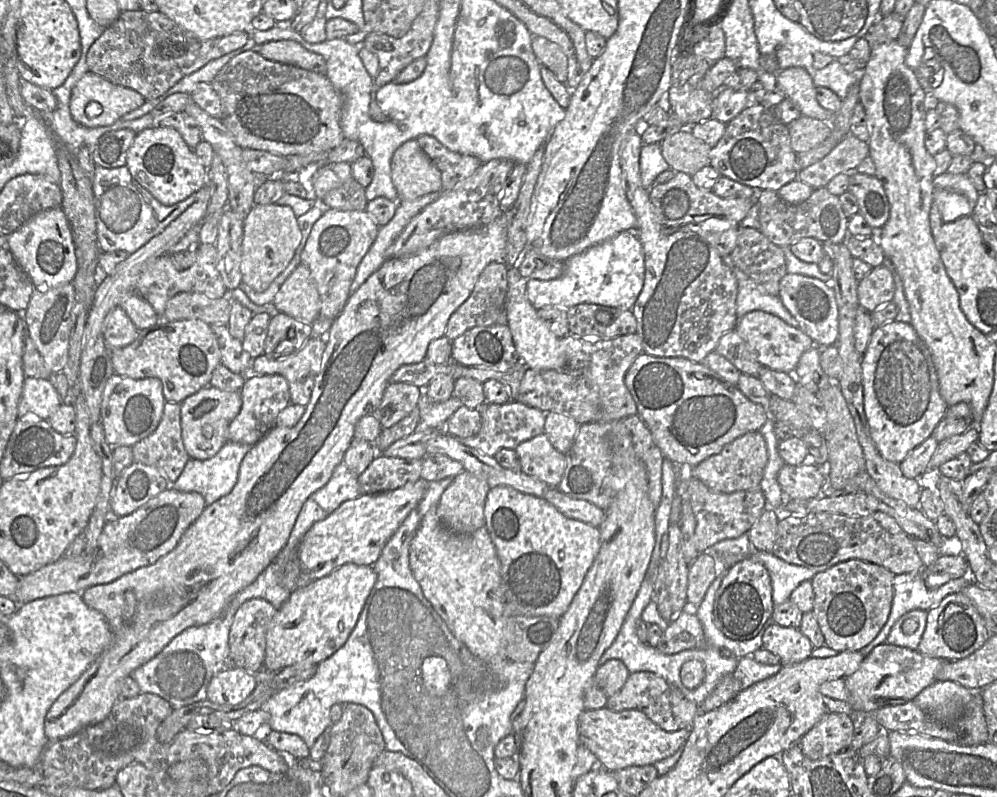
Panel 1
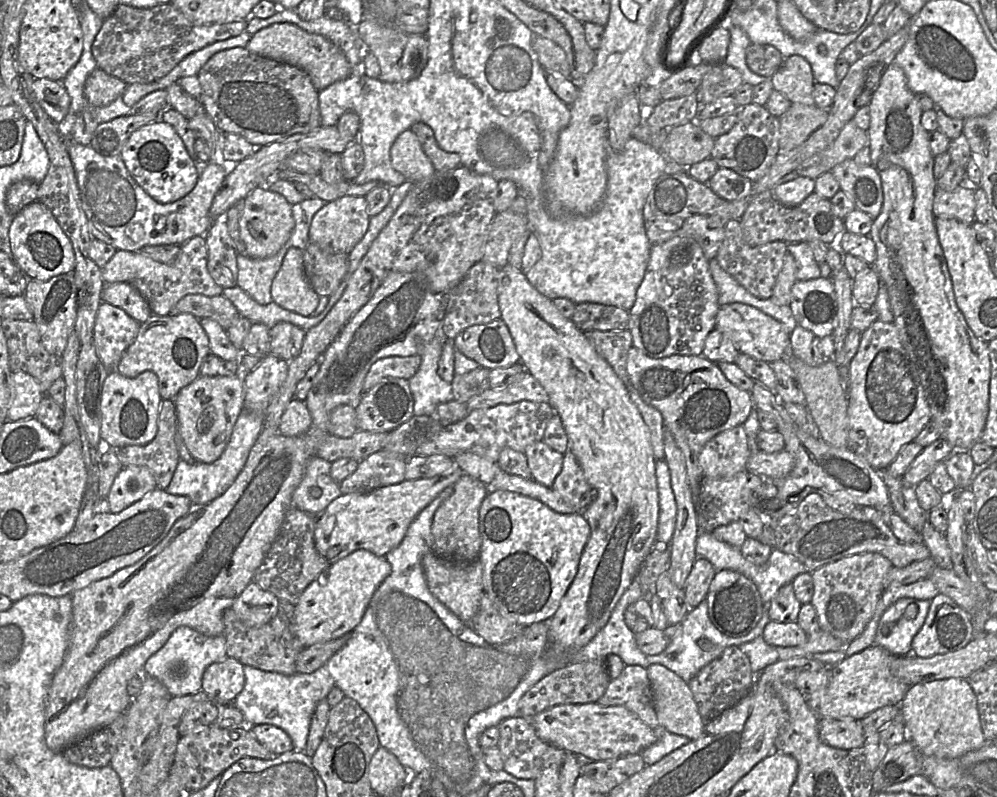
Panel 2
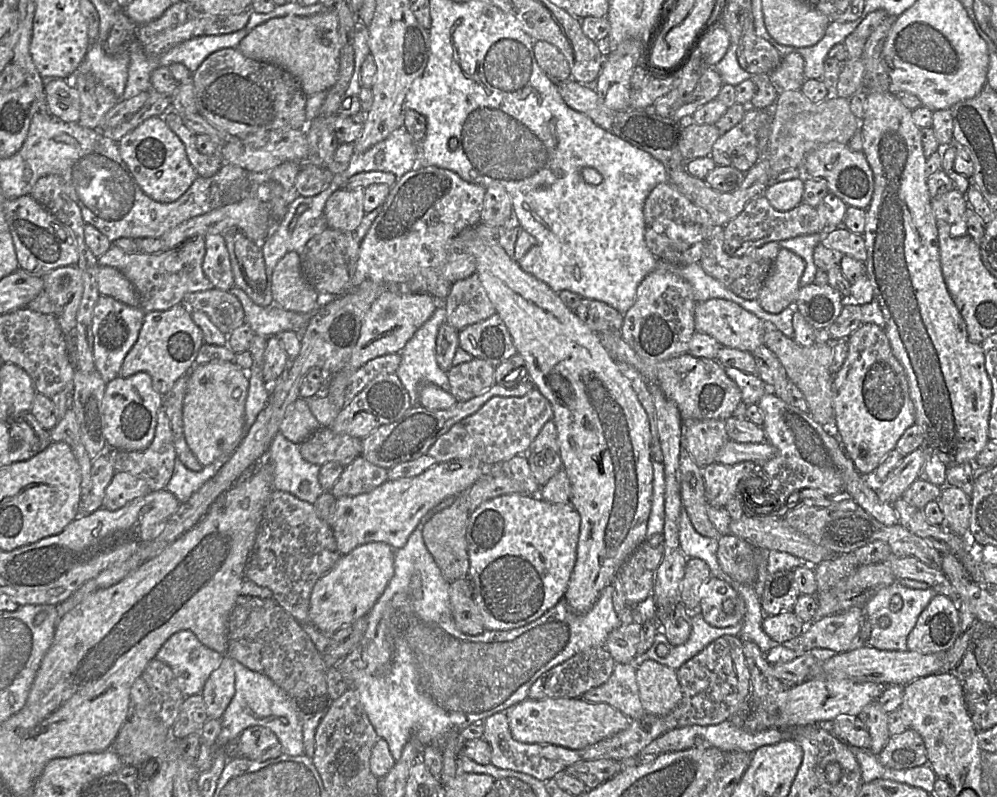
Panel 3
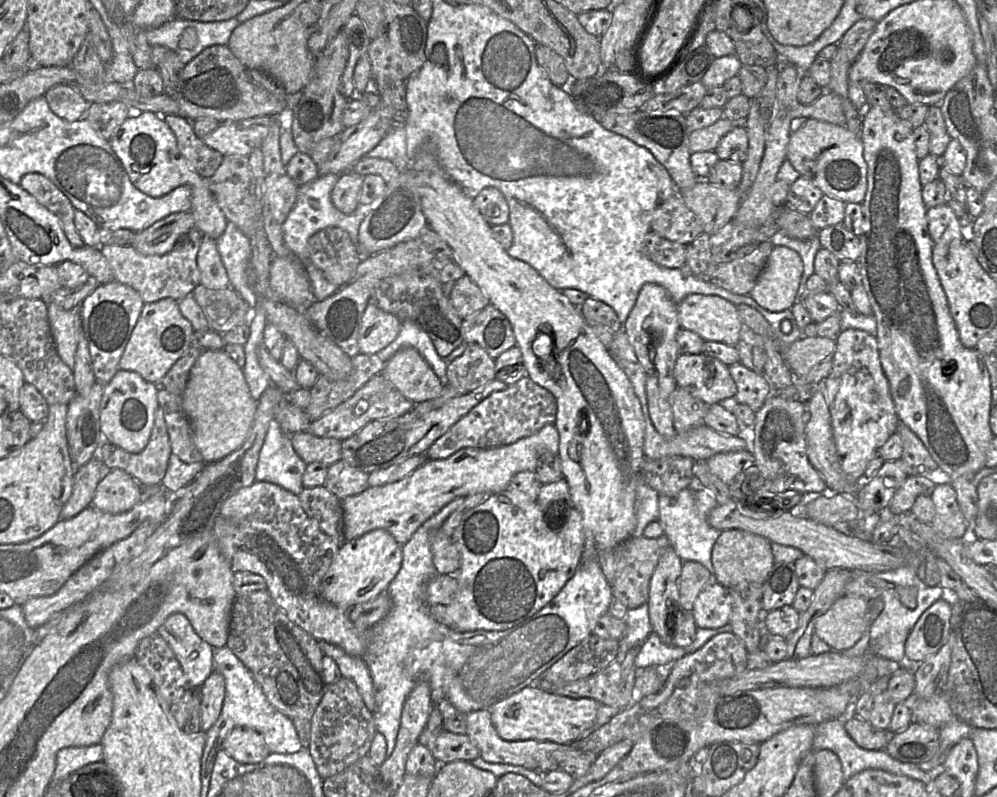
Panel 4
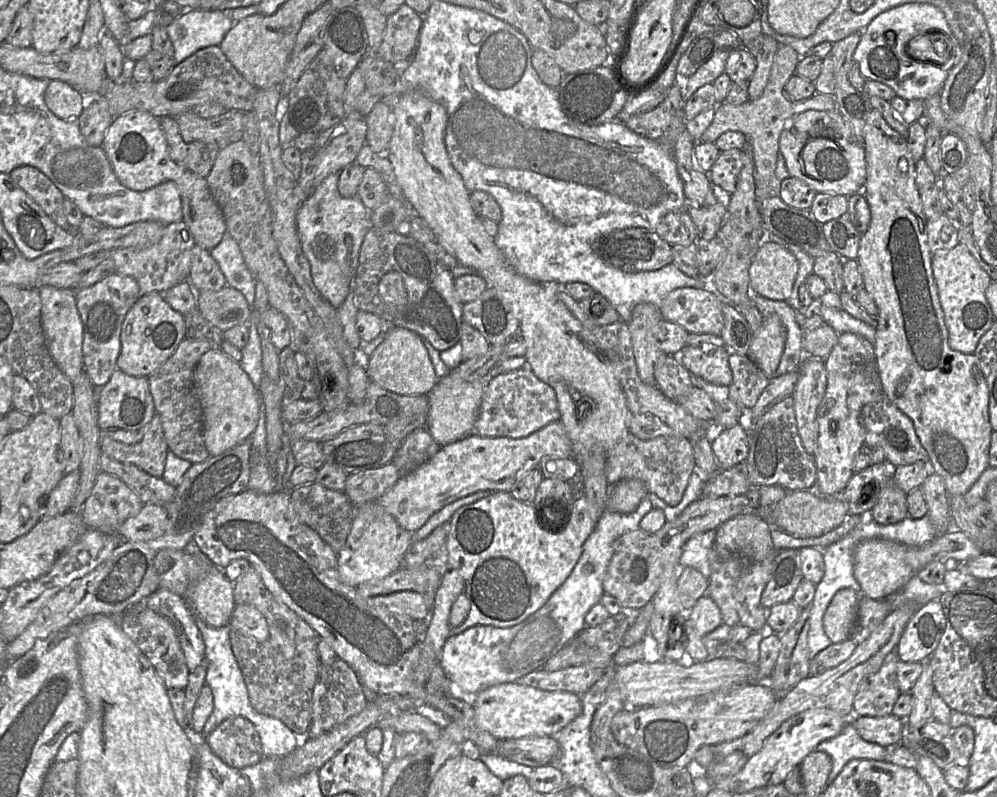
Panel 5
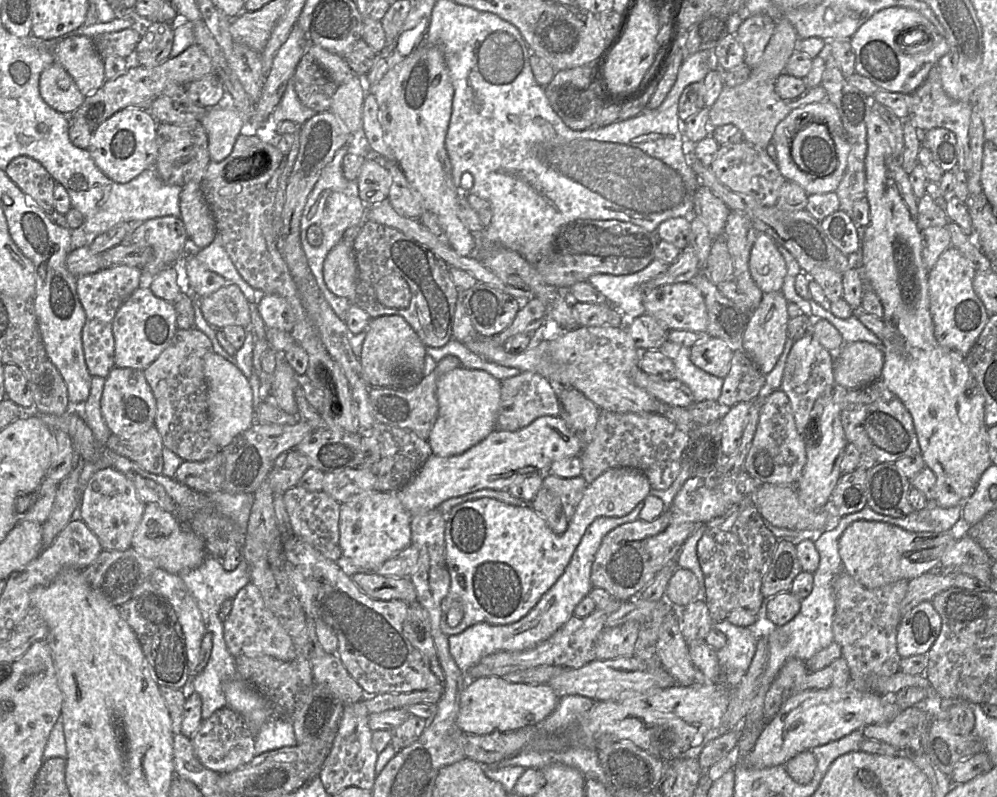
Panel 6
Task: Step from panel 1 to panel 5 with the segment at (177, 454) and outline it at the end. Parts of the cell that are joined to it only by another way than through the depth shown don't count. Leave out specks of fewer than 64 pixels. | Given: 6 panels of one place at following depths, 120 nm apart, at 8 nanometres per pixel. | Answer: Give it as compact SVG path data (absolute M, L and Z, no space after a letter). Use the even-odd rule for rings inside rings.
M155 413L147 425L142 439L134 444L124 444L101 434L101 453L119 462L135 465L154 477L164 473L168 445L160 416Z

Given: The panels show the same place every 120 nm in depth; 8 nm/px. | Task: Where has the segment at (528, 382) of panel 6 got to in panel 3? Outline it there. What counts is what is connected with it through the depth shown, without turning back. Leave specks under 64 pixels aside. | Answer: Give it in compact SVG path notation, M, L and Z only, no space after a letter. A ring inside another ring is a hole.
M533 388L522 397L494 396L477 412L454 424L428 449L426 455L437 463L453 459L477 460L485 467L499 465L527 452L546 422L553 419L550 402Z

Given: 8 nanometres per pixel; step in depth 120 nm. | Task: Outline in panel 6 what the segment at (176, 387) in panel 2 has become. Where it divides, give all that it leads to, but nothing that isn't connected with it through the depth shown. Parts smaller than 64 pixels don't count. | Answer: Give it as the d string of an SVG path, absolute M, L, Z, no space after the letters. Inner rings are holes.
M138 287L119 307L112 321L115 366L144 371L170 344L177 329L174 304L155 296L147 287Z

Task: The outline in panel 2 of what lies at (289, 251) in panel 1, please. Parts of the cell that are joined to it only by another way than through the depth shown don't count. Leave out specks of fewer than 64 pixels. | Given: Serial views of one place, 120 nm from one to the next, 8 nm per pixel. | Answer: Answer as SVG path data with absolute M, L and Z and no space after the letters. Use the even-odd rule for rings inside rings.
M261 186L252 189L240 204L239 231L245 245L244 255L254 259L275 255L291 238L295 228L290 203L282 195Z

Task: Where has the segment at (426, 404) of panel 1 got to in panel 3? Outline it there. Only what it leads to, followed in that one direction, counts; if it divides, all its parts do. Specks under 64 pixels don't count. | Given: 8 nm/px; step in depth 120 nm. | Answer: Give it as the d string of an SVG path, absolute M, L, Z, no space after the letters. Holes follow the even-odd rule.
M445 300L438 301L438 306L432 316L414 333L398 353L401 362L395 374L407 390L412 406L419 405L419 391L424 385L434 384L442 390L450 392L448 375L441 370L436 360L436 337L439 327L445 322L445 316Z

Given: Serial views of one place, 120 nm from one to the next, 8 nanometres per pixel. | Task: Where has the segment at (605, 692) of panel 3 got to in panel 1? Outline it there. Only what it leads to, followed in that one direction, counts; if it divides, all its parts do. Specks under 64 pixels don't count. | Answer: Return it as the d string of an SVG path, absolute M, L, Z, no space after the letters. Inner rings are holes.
M652 672L630 673L624 686L607 699L606 707L612 711L638 710L661 729L674 732L680 729L670 702L670 685Z

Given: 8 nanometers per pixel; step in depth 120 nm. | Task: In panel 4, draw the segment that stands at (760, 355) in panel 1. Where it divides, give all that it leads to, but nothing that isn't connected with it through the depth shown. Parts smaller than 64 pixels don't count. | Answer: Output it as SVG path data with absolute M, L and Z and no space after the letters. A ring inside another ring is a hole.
M690 294L677 304L680 327L695 332L704 341L715 341L735 346L739 340L743 321L737 307L716 295Z

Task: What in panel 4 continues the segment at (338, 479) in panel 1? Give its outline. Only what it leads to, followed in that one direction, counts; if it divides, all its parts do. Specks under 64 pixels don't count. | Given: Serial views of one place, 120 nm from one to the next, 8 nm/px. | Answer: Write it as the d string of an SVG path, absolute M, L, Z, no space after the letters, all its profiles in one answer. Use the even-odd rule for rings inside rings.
M272 419L259 453L255 472L256 481L277 484L298 496L304 489L302 476L306 466L307 464L297 455L292 446L291 435L286 434L278 422Z

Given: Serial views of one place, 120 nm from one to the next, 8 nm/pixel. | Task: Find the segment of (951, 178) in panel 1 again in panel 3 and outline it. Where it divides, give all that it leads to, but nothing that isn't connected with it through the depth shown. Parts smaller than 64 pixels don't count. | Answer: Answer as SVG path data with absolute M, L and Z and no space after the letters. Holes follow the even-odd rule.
M956 189L931 199L936 220L948 225L951 236L967 235L965 214L968 205L966 195Z

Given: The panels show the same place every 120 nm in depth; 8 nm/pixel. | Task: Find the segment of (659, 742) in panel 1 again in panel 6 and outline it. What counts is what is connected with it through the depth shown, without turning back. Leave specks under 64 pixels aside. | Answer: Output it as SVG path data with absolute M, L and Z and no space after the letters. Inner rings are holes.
M480 677L468 680L461 693L457 725L470 735L512 732L542 722L555 710L559 700L548 684L517 684L500 677Z

